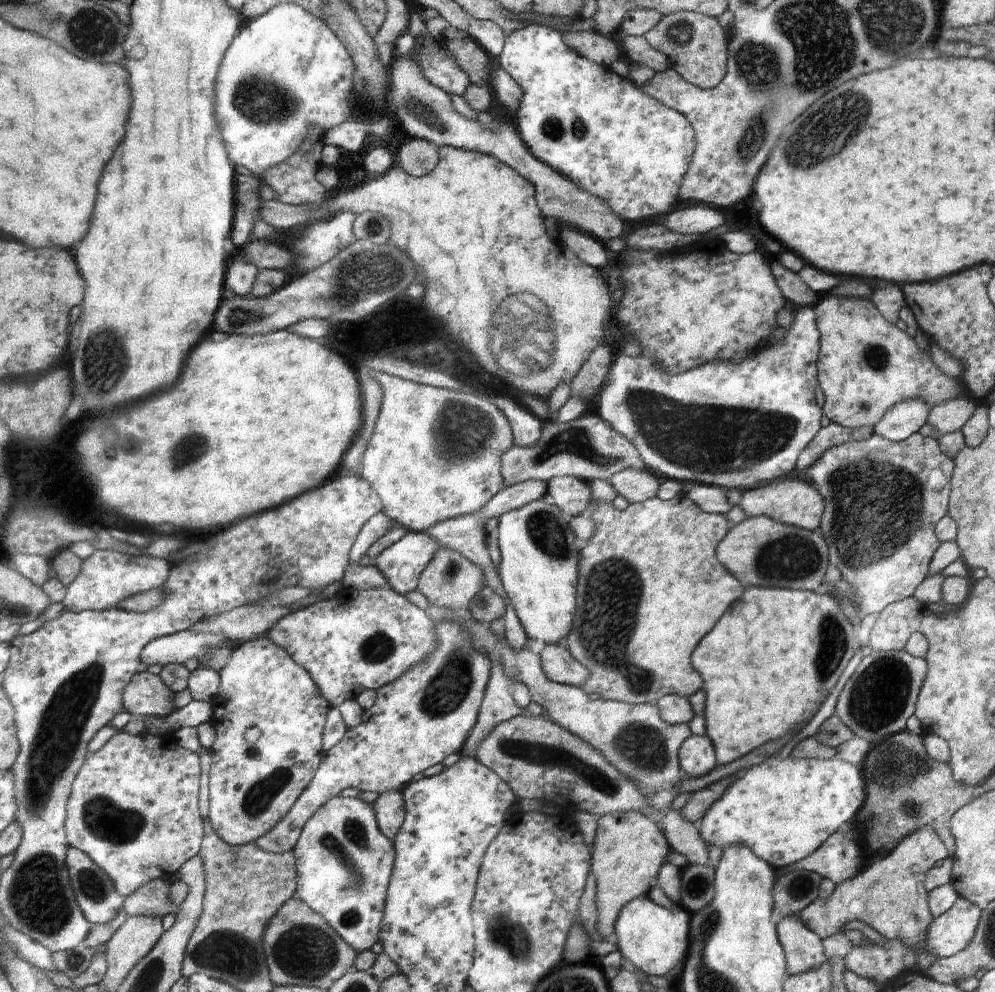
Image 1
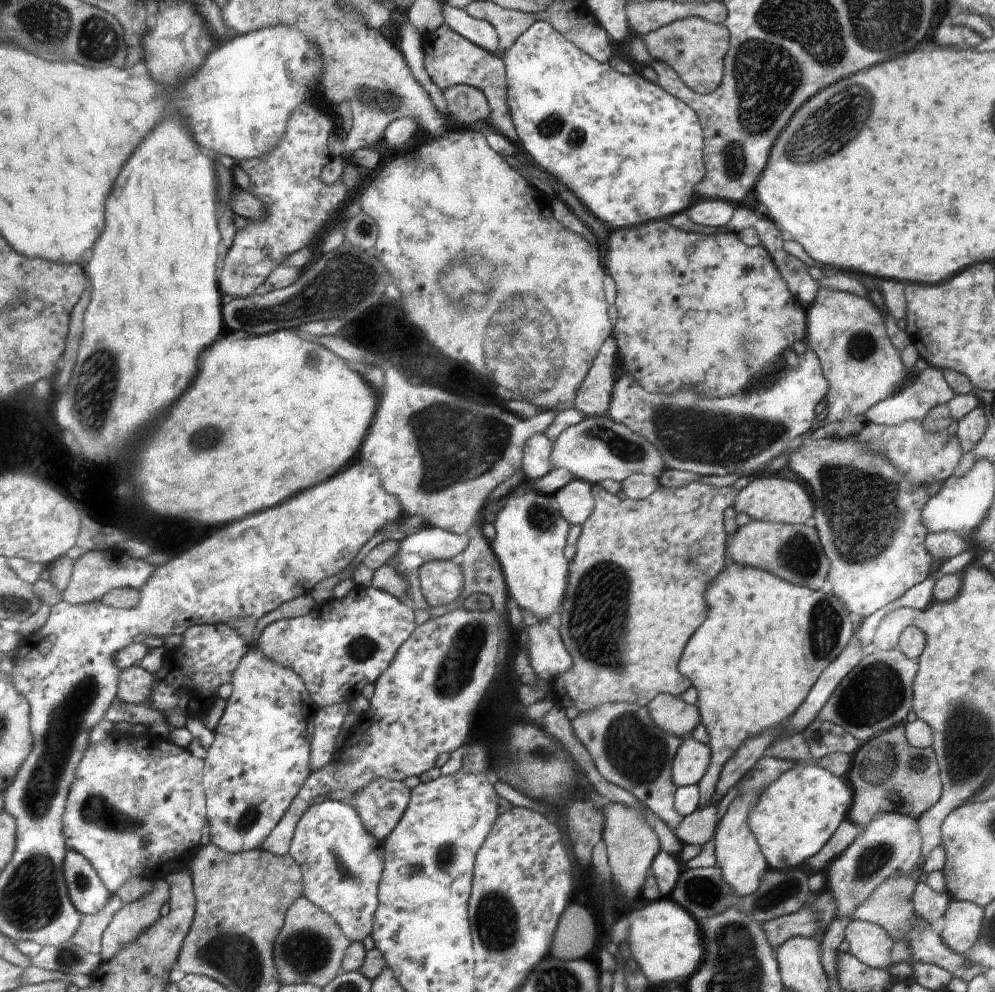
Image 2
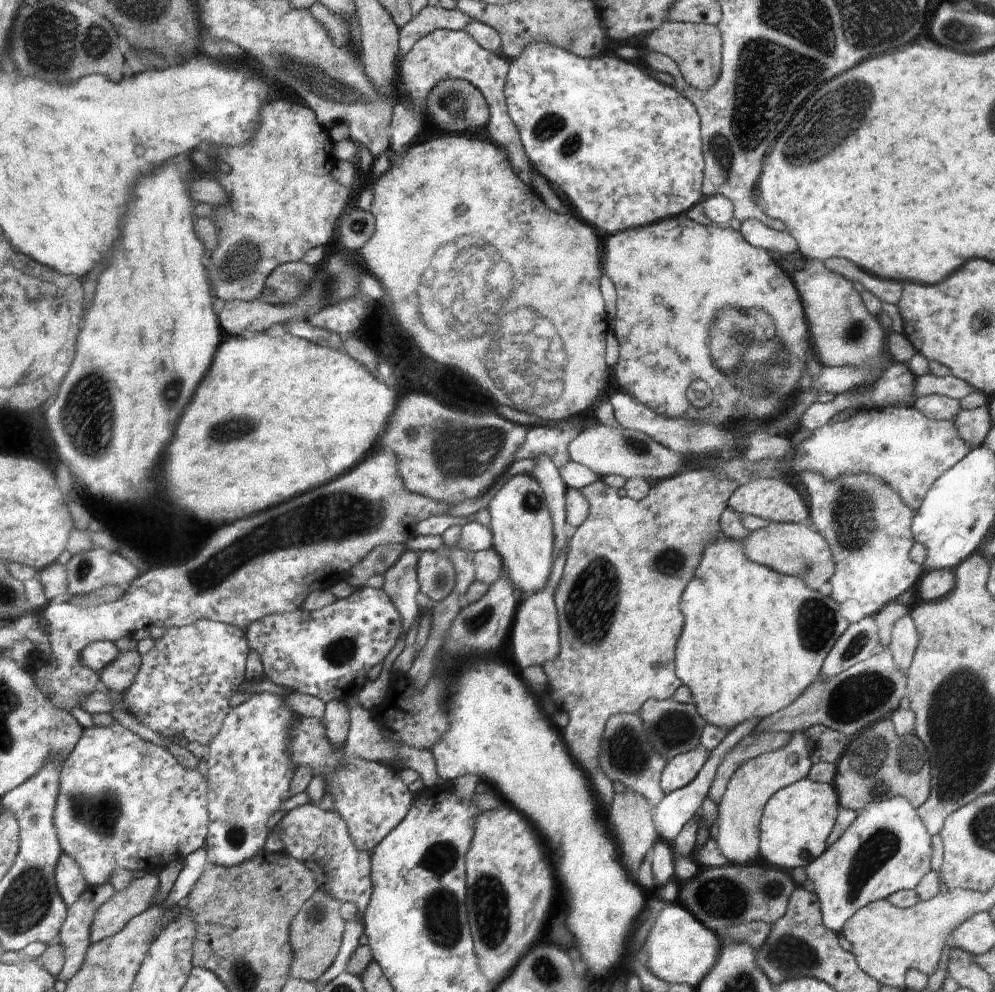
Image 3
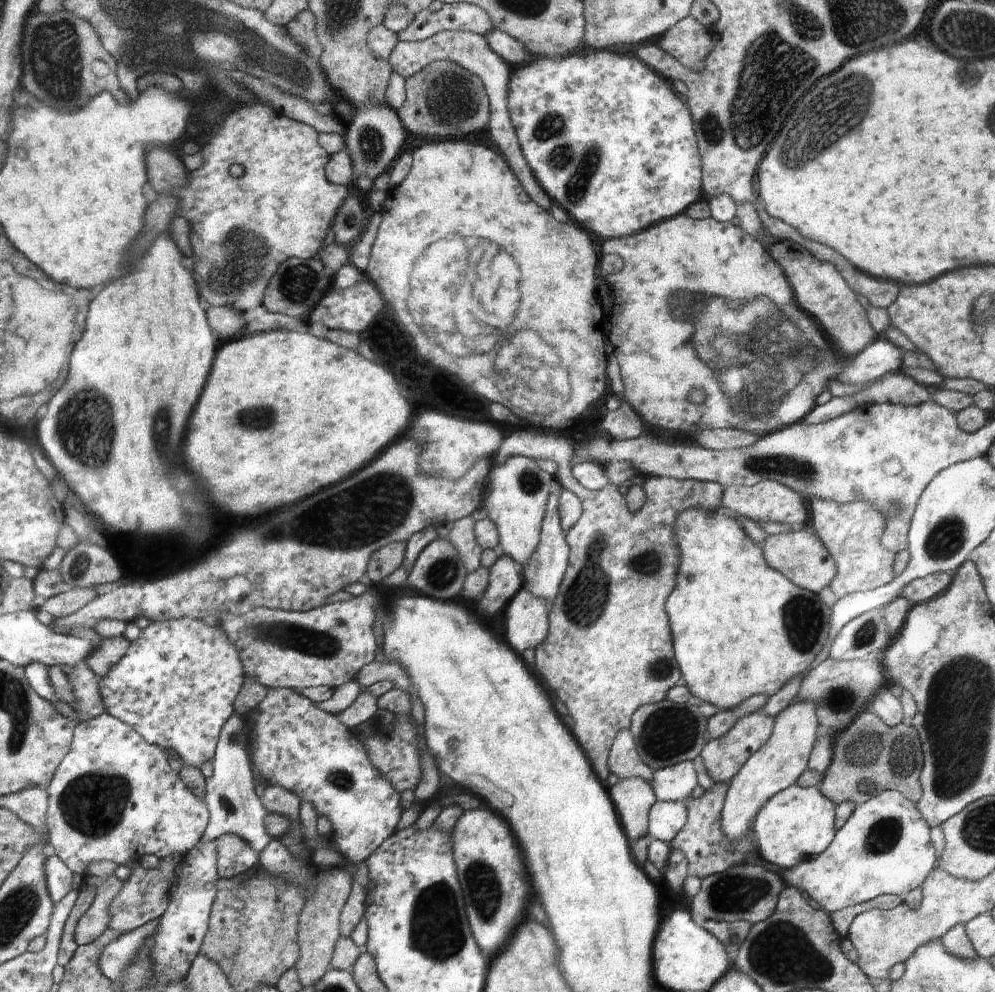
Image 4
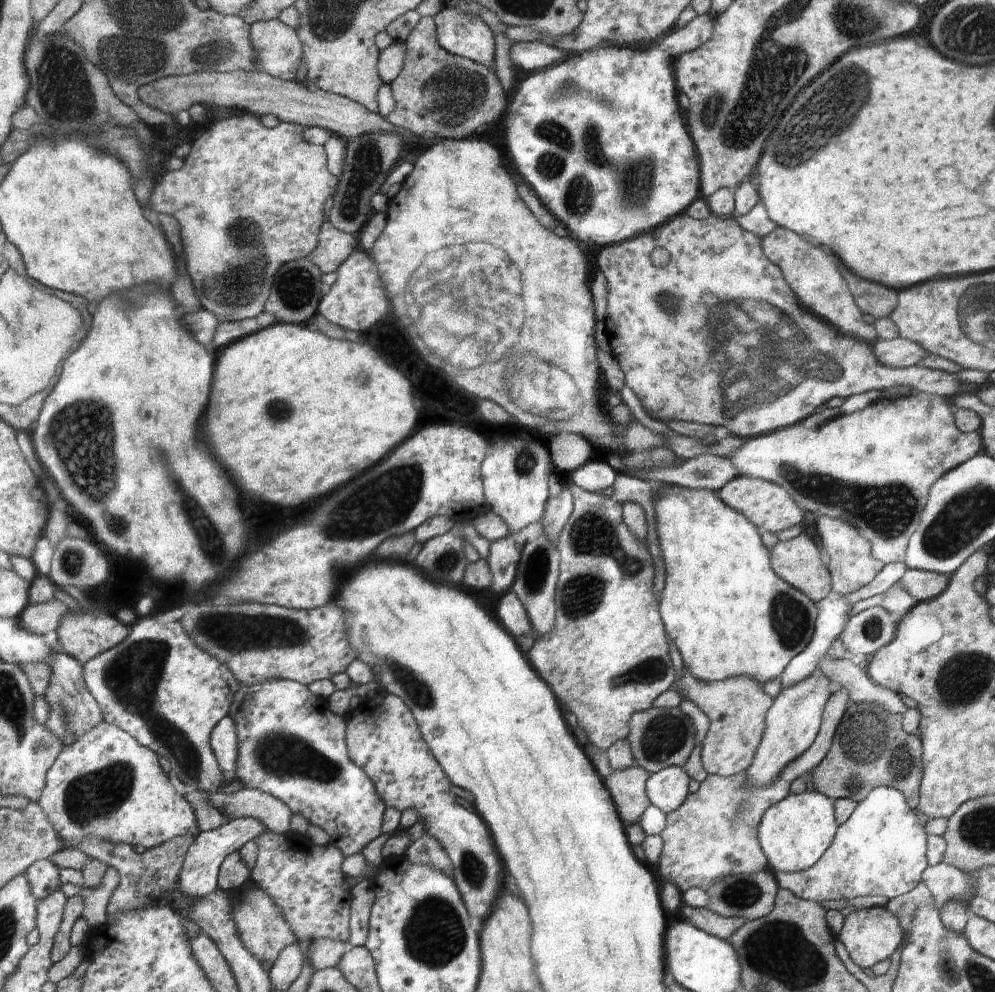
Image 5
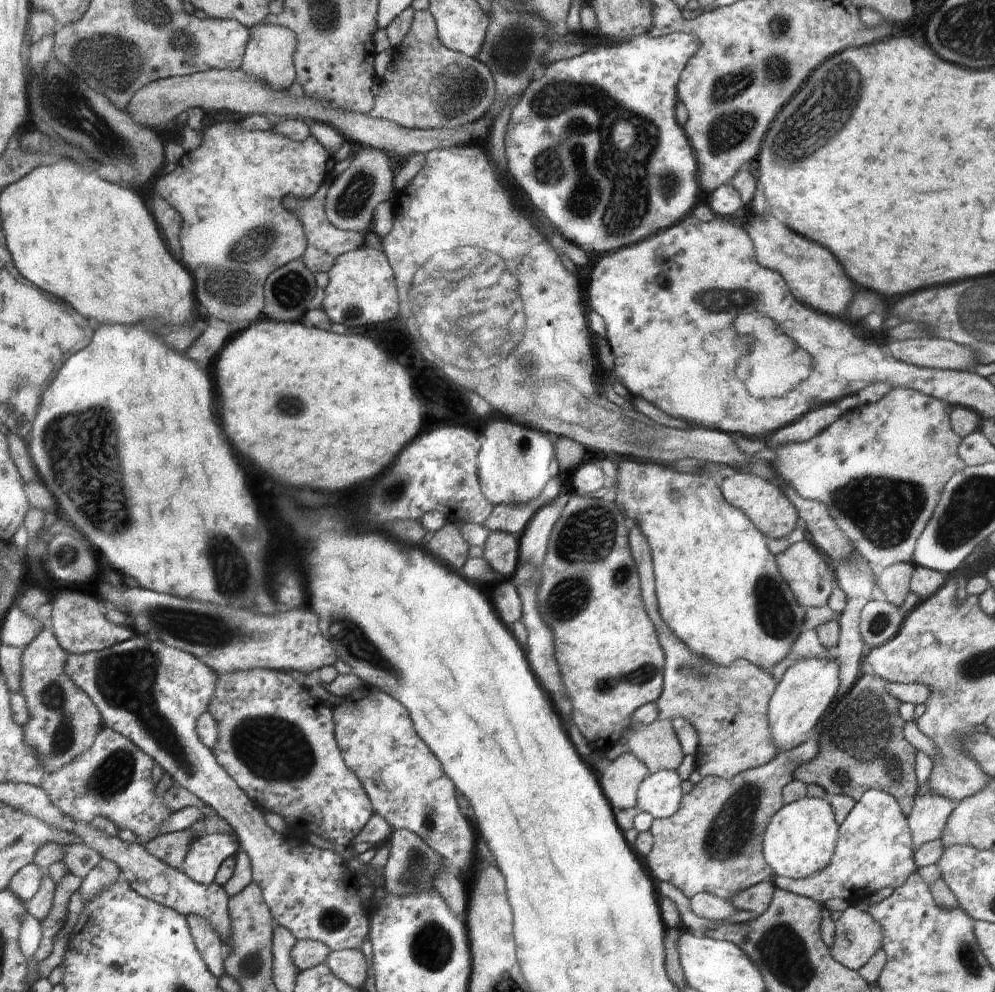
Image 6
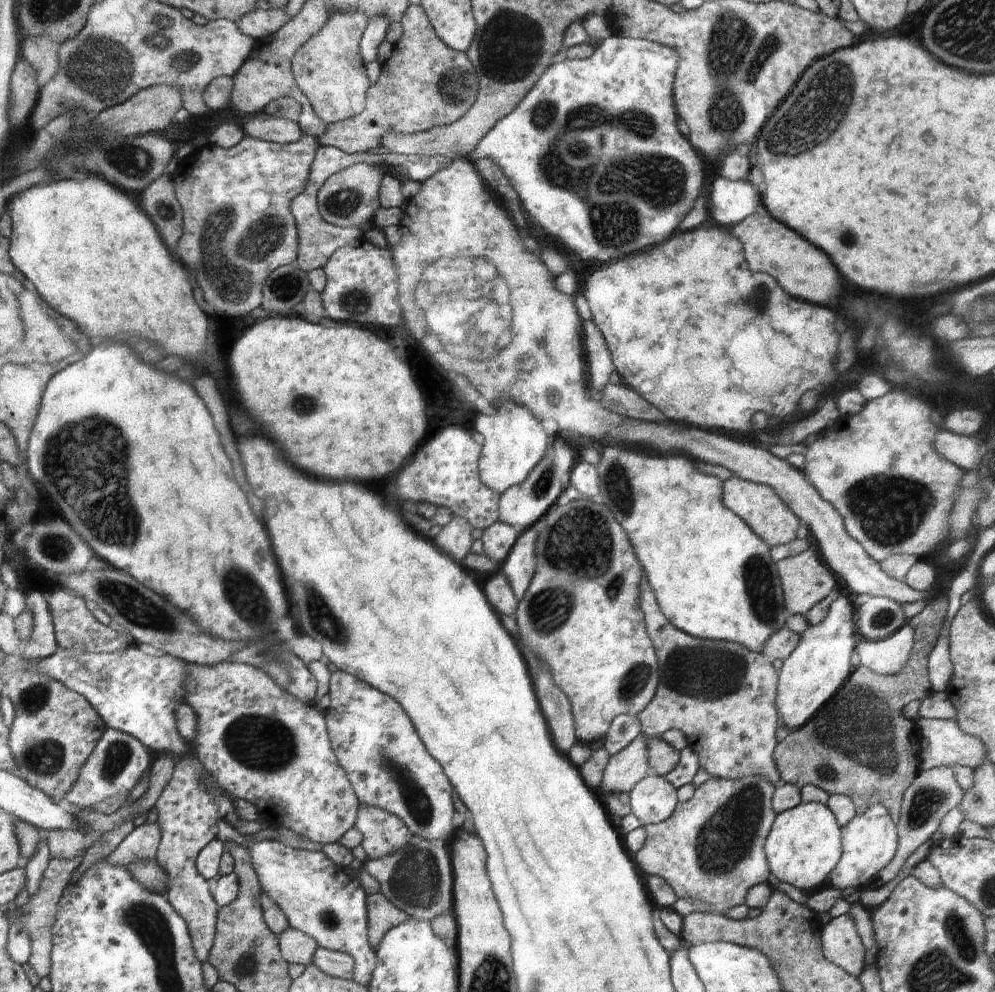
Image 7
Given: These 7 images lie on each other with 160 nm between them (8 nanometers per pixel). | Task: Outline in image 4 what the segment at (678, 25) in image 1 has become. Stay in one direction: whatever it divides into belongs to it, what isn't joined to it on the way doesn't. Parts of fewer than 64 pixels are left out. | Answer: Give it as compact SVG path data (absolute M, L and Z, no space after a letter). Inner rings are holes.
M689 14L662 35L660 46L686 67L699 71L714 48L712 31Z

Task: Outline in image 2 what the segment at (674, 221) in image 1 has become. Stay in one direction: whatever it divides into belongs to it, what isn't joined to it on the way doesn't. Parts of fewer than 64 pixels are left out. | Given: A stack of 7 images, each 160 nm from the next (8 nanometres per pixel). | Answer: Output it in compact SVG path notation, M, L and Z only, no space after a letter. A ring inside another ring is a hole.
M716 198L694 204L686 214L693 223L720 228L731 221L734 211L733 203Z

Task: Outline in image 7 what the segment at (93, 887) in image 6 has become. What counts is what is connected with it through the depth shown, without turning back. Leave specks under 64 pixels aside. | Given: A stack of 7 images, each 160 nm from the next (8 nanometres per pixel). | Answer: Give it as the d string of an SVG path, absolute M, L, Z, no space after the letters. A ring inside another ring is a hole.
M146 822L136 827L111 853L111 860L116 865L130 867L137 861L156 861L162 840L159 822Z

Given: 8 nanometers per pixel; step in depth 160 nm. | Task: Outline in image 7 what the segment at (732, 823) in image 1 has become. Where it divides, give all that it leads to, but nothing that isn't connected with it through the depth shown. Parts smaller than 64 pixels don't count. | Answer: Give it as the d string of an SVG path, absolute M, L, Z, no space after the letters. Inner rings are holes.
M800 803L790 810L777 813L776 822L773 823L772 832L768 836L765 846L766 856L769 856L770 870L782 883L794 885L797 889L812 895L810 890L824 884L826 876L835 870L843 854L842 828L837 823L834 813L820 803Z

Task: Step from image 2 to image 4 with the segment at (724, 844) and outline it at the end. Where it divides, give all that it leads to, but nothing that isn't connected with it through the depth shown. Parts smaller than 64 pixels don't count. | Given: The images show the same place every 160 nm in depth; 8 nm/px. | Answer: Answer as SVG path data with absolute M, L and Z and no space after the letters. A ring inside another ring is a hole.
M800 699L799 701L793 701L787 707L784 707L784 710L782 710L782 712L778 716L775 716L773 719L776 722L774 723L773 734L769 738L768 742L766 742L765 746L758 750L756 754L752 755L745 762L745 766L742 767L740 771L738 771L738 774L734 775L733 778L728 782L729 790L728 794L726 794L725 796L724 810L721 812L721 824L723 828L723 833L729 839L743 839L743 836L749 831L749 824L752 823L752 820L754 820L757 812L760 811L761 808L764 807L765 804L768 803L774 795L777 795L778 792L784 791L785 788L788 788L796 783L797 780L800 778L802 772L804 772L808 768L810 755L812 754L813 748L817 742L818 733L821 731L819 718L817 716L817 704L810 699Z

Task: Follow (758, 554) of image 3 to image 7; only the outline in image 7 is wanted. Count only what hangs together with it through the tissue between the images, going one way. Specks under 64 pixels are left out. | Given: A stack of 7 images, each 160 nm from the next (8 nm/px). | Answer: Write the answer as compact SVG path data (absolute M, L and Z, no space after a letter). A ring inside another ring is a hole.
M812 549L776 563L784 586L785 608L790 614L805 615L836 586L834 576L820 564L818 554Z

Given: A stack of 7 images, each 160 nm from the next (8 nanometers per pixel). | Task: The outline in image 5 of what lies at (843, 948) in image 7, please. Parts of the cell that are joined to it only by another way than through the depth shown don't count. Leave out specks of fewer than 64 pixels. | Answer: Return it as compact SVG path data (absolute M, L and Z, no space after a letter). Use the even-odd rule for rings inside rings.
M872 907L858 911L852 911L845 916L842 929L838 938L842 941L849 957L861 969L872 968L876 963L880 963L902 944L905 932L901 927L901 922L885 907Z

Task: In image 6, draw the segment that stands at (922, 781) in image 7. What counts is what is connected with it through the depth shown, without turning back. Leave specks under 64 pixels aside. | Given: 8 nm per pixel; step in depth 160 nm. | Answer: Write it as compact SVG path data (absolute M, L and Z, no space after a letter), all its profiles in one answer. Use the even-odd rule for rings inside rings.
M928 781L923 783L918 788L917 795L913 796L913 808L908 816L913 850L917 851L926 843L940 839L954 810L956 810L956 802L933 793Z

